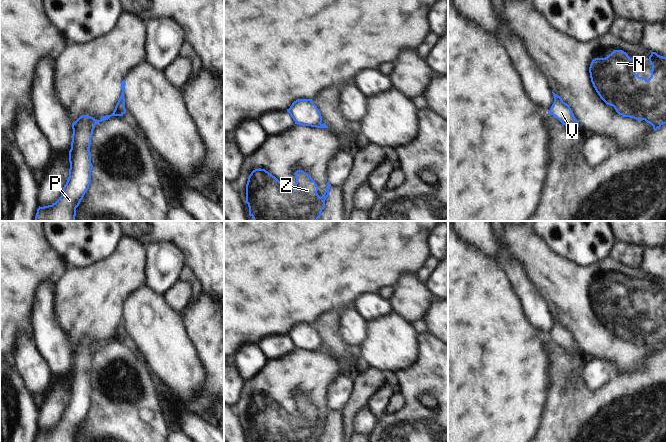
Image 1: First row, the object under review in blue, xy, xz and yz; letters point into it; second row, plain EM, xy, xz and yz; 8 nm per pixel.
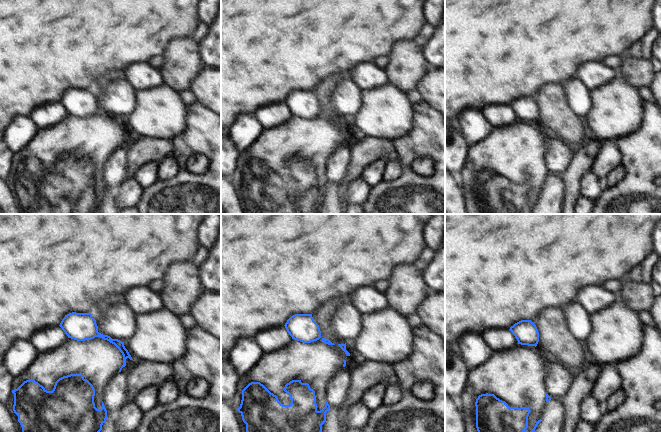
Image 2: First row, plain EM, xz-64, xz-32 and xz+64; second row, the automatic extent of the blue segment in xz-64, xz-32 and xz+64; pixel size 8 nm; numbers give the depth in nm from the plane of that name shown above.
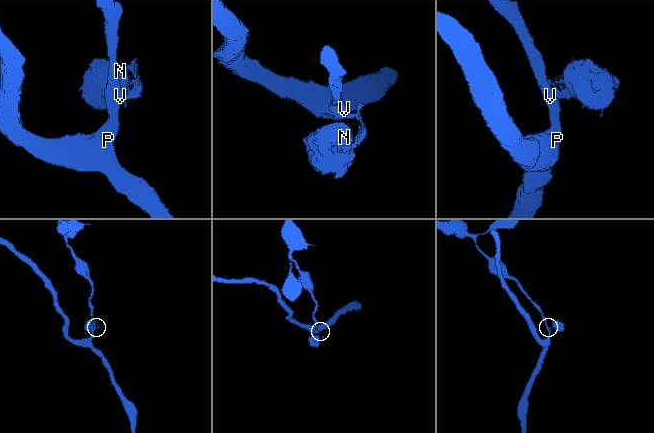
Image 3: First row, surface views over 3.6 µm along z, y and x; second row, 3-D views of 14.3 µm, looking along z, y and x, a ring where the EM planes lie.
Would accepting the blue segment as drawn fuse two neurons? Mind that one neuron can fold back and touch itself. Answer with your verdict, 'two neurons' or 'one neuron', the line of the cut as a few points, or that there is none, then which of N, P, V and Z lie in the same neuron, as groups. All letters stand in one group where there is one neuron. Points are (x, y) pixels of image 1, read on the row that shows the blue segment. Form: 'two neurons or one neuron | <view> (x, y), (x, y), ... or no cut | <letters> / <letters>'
two neurons | xy (95, 120), (94, 124) | N Z / P V

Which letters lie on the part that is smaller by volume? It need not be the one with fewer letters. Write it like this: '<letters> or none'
N, Z

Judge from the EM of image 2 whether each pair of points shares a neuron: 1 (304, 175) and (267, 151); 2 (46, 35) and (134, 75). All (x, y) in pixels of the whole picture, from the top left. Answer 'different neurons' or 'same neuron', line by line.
1: same neuron
2: different neurons

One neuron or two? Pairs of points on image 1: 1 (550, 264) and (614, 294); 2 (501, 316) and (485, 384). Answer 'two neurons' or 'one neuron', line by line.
1: one neuron
2: one neuron

